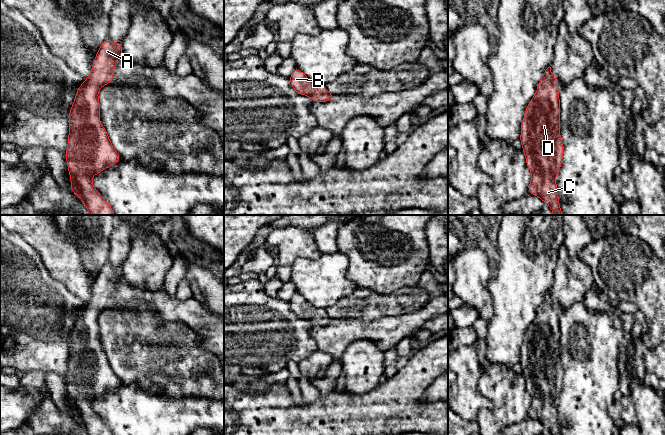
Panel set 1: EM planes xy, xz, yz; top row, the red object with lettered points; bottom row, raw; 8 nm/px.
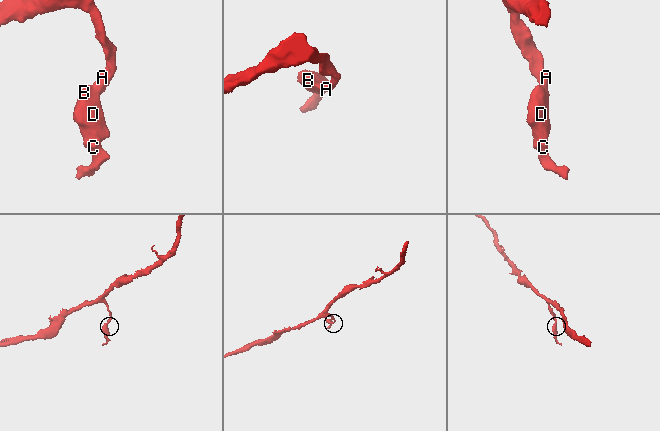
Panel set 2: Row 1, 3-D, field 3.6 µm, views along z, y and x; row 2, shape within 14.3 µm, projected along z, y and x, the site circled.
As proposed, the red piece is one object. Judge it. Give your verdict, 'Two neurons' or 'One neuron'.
One neuron

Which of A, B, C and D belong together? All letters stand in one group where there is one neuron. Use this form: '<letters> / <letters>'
A B C D

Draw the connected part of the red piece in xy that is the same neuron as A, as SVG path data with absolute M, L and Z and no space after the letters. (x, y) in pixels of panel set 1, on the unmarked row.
M108 263L101 268L92 295L77 313L68 339L70 355L66 385L70 414L84 426L88 435L113 435L93 411L91 402L121 384L105 352L99 347L98 313L113 305L114 290L122 279L121 266Z

